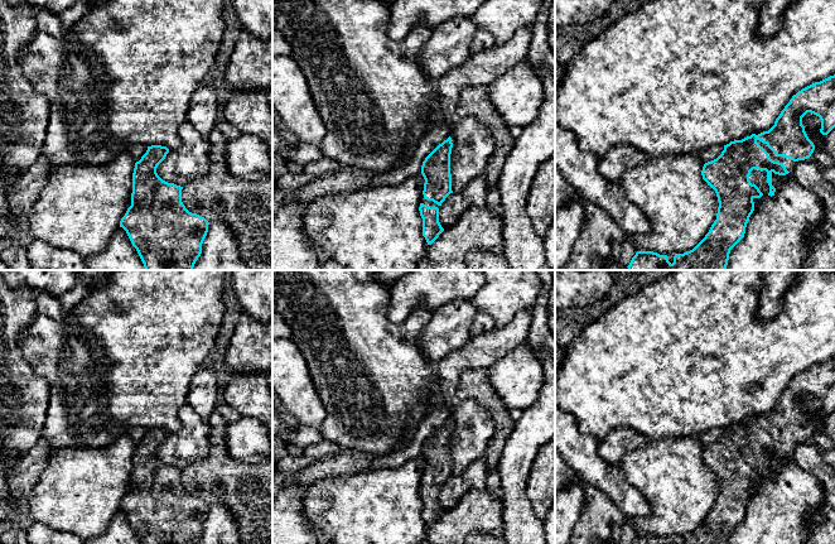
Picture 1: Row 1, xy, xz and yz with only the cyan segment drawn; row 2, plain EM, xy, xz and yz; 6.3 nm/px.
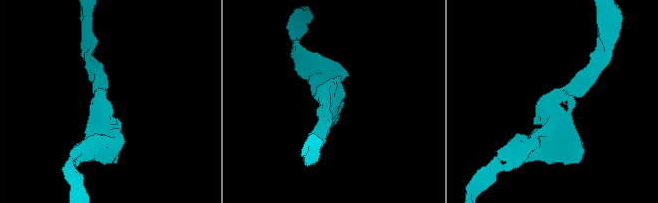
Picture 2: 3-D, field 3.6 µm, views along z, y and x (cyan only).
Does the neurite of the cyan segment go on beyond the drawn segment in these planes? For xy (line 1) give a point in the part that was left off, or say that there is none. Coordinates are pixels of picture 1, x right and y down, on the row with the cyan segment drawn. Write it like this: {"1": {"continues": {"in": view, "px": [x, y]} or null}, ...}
{"1": {"continues": null}}

